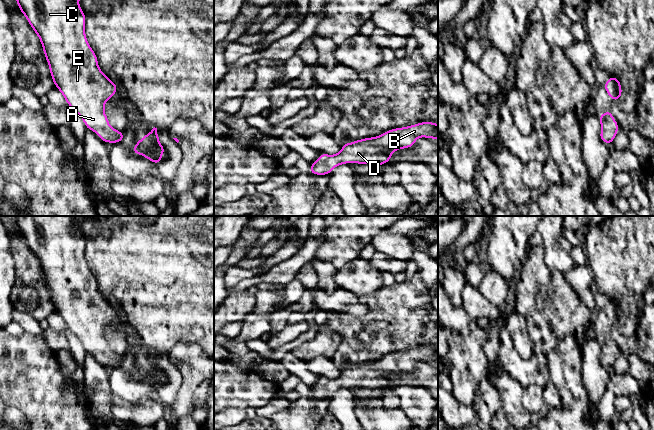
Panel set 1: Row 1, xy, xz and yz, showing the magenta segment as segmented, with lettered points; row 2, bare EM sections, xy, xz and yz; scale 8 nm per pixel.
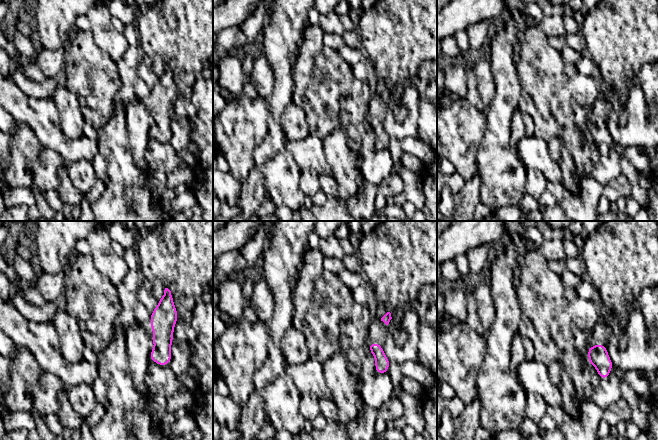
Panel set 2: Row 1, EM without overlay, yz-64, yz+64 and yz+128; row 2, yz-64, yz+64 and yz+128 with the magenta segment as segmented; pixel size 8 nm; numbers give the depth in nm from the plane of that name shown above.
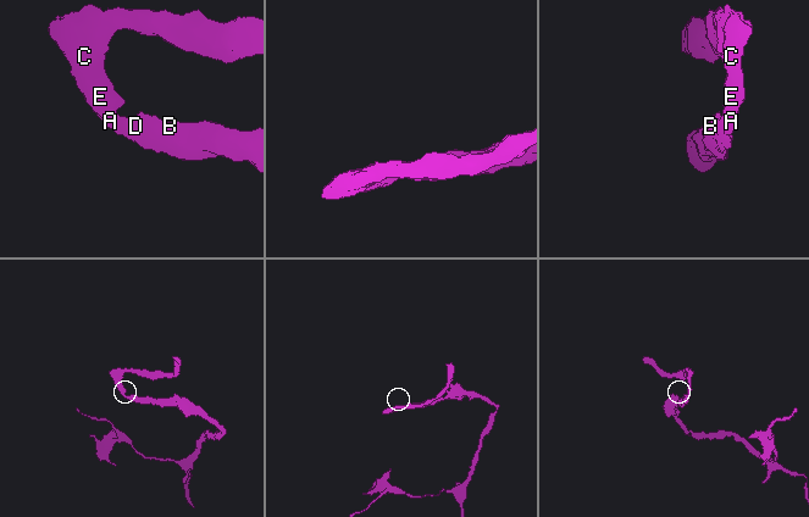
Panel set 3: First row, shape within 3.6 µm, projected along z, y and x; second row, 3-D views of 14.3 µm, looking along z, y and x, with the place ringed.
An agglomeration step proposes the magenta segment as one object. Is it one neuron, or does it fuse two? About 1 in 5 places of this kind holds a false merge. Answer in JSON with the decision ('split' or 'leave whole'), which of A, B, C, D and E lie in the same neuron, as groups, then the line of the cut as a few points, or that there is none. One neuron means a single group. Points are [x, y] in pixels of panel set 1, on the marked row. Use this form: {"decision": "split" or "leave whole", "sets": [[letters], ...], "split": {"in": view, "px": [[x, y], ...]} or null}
{"decision": "leave whole", "sets": [["A", "B", "C", "D", "E"]], "split": null}

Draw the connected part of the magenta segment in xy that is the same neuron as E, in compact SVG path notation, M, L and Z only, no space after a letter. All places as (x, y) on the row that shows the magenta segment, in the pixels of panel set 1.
M16 0L40 39L51 78L69 105L84 121L86 129L96 132L105 143L120 143L124 132L109 125L104 112L105 103L115 96L118 86L99 68L98 58L85 35L86 15L78 0Z

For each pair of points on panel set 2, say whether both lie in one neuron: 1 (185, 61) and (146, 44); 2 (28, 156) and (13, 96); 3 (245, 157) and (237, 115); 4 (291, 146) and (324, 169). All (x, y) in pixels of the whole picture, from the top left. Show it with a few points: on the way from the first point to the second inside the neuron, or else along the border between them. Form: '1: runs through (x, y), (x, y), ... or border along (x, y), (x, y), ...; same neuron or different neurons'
1: runs through (175, 51), (168, 44), (156, 44); same neuron
2: border along (19, 121), (27, 124), (37, 138); different neurons
3: runs through (238, 147), (238, 125); same neuron
4: runs through (299, 149), (307, 152), (316, 161); same neuron

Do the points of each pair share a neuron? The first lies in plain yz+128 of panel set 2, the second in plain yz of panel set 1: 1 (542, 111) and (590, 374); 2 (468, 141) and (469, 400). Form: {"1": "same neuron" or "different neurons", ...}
{"1": "different neurons", "2": "same neuron"}

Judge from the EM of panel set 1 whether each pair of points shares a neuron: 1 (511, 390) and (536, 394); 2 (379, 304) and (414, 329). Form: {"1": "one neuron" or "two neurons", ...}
{"1": "two neurons", "2": "one neuron"}

